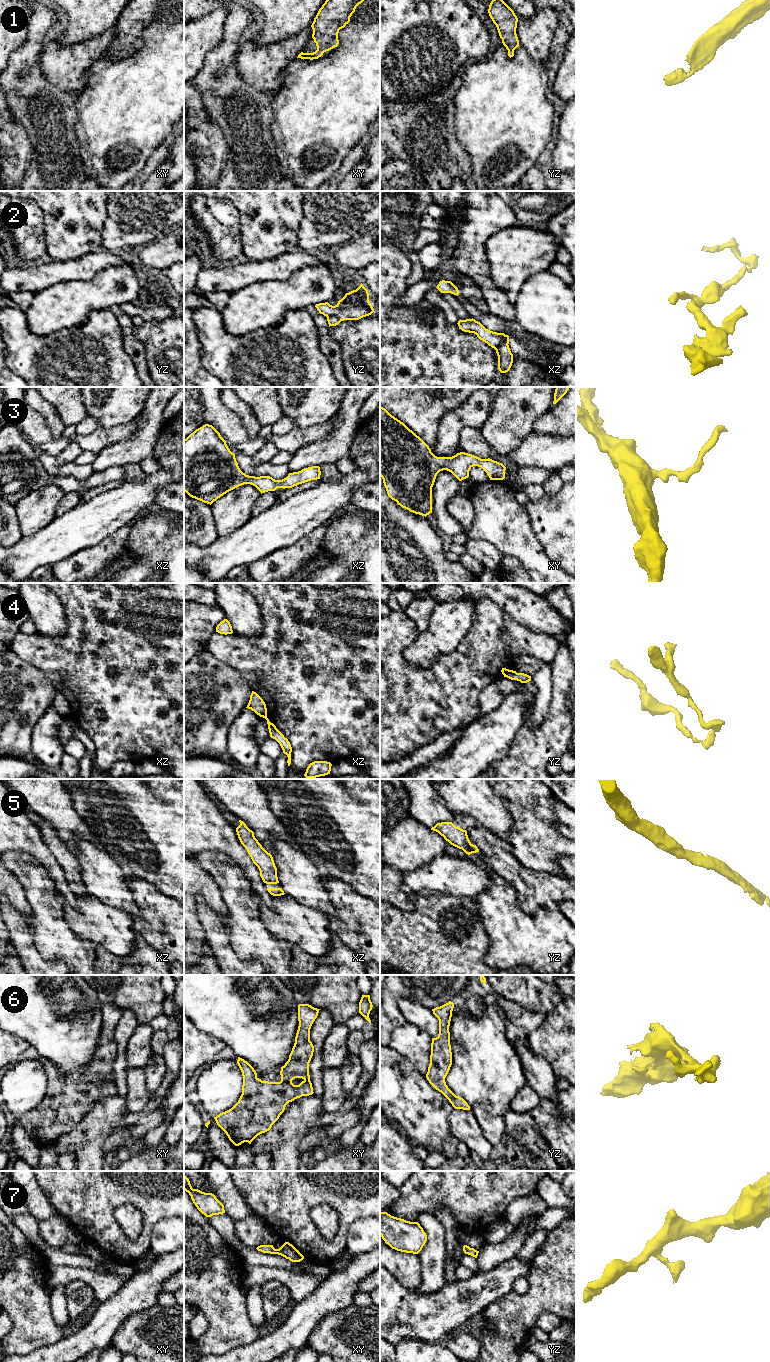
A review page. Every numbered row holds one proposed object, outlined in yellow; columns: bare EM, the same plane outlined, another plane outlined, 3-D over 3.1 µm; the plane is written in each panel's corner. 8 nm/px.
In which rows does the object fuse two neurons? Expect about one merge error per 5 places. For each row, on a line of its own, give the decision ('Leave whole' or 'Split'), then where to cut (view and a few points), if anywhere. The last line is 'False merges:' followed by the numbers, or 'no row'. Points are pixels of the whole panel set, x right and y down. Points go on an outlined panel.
1: Leave whole. No split
2: Split. Split along yz (327, 316), (334, 315), (341, 320)
3: Leave whole. No split
4: Leave whole. No split
5: Leave whole. No split
6: Leave whole. No split
7: Leave whole. No split
False merges: 2

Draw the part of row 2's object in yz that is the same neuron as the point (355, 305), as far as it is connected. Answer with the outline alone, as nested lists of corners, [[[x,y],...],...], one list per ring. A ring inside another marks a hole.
[[[362,283],[356,290],[346,293],[335,306],[325,302],[316,304],[315,307],[320,314],[323,314],[326,317],[335,315],[341,321],[359,320],[374,312],[374,309],[369,302],[368,290]]]

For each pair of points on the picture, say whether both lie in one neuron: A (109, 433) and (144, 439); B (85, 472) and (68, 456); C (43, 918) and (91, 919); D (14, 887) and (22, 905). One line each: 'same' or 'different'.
A: different
B: different
C: different
D: same

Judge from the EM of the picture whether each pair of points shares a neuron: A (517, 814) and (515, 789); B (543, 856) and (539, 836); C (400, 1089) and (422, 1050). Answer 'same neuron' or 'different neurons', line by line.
A: different neurons
B: same neuron
C: different neurons

